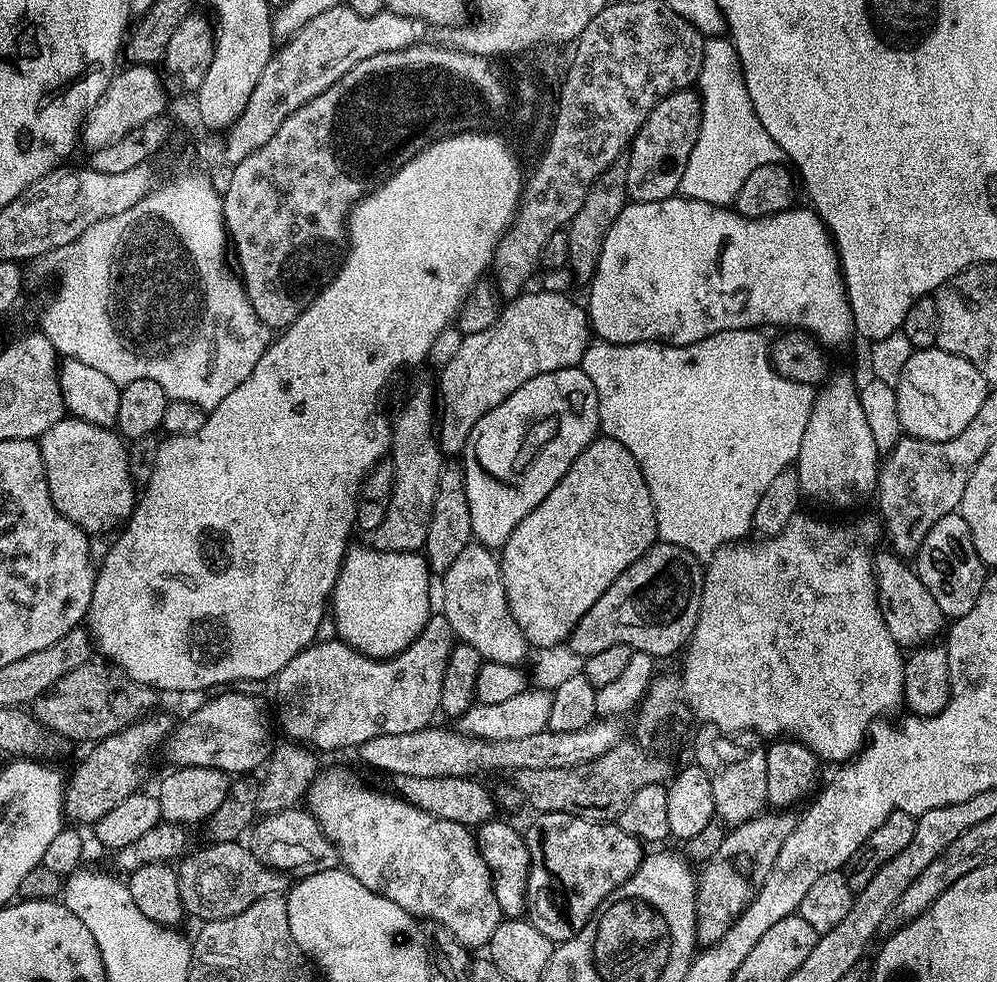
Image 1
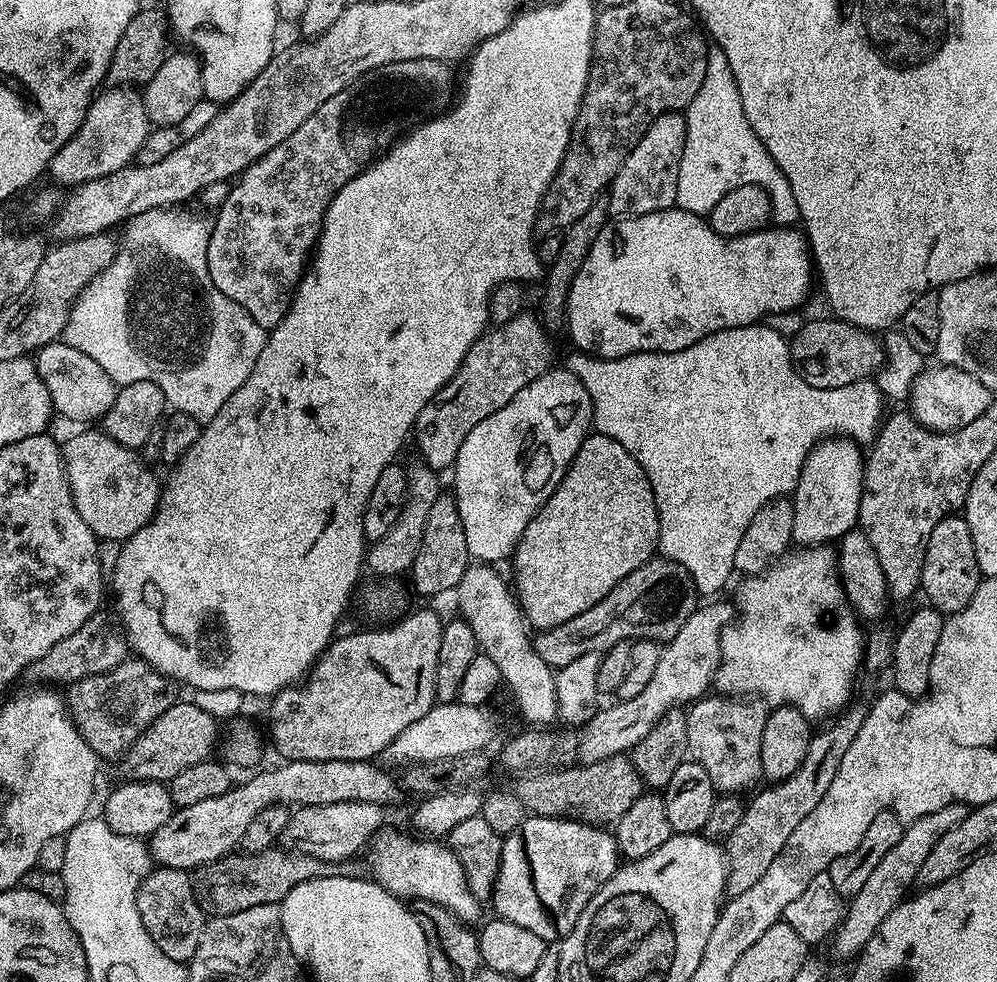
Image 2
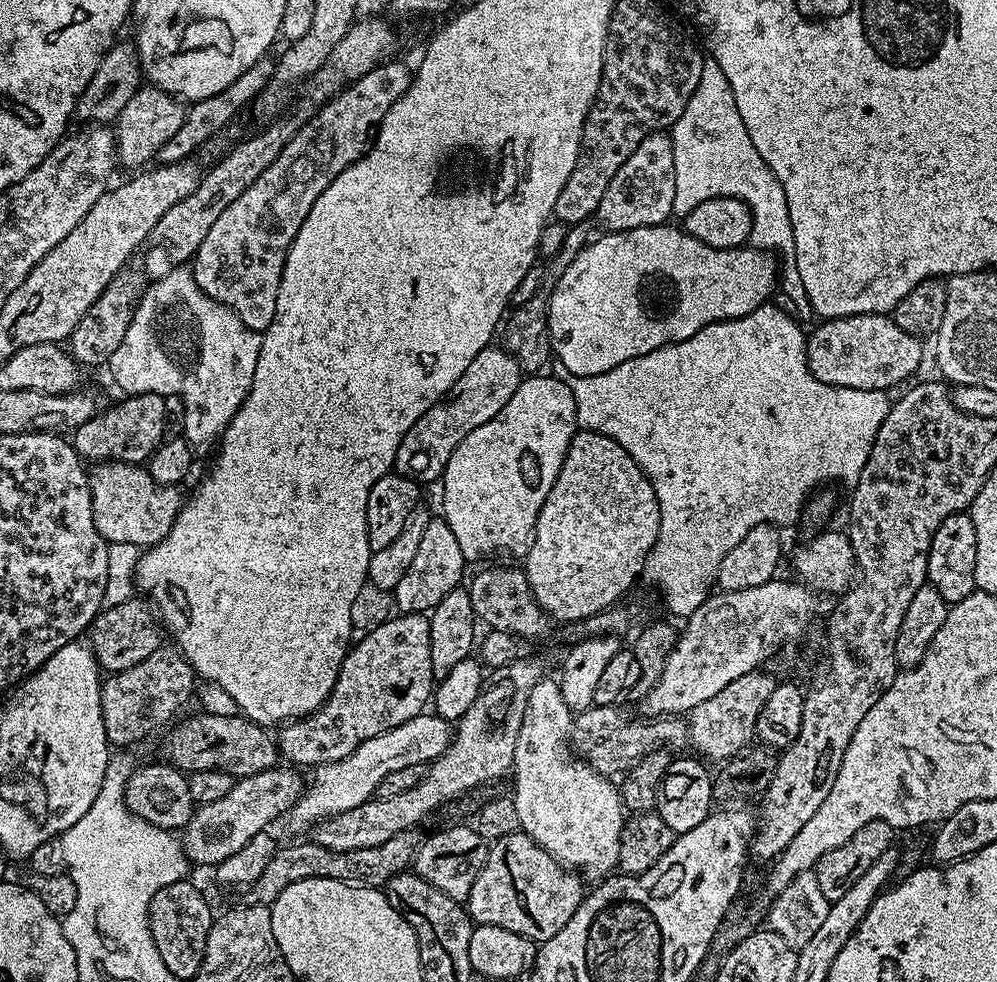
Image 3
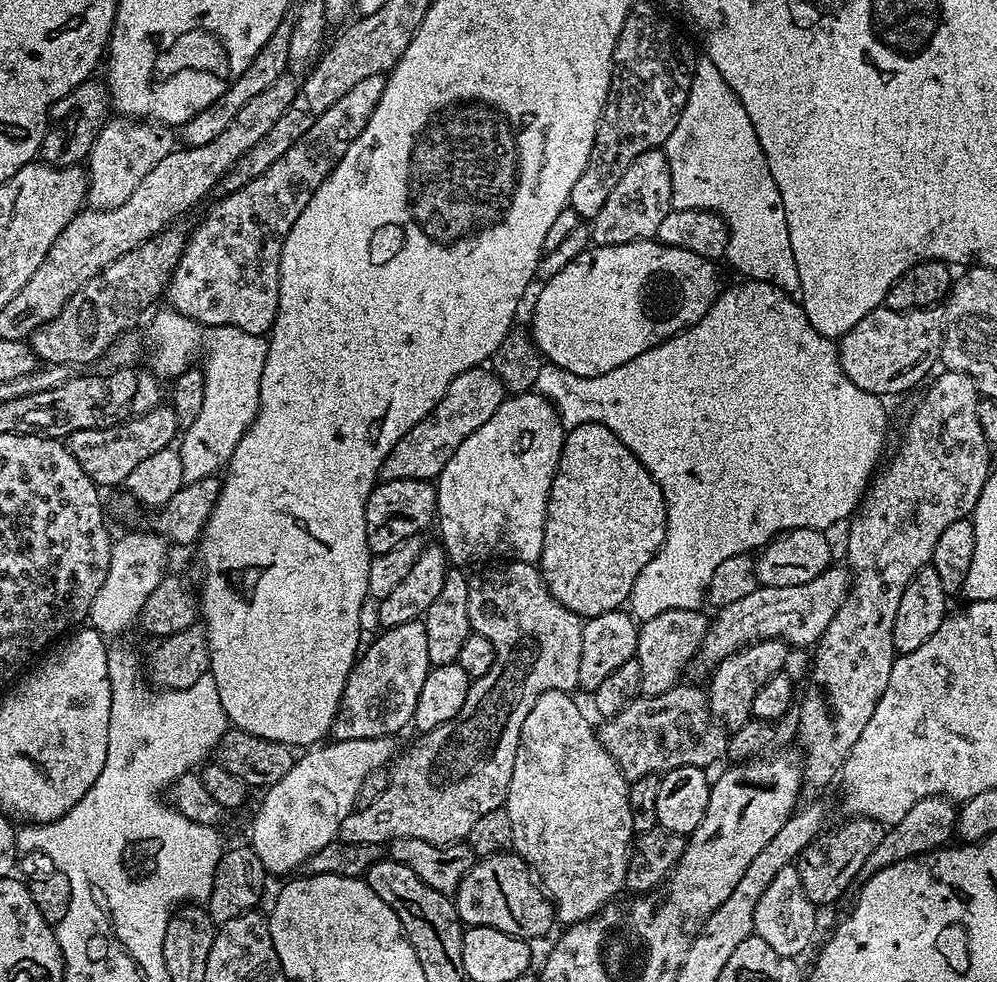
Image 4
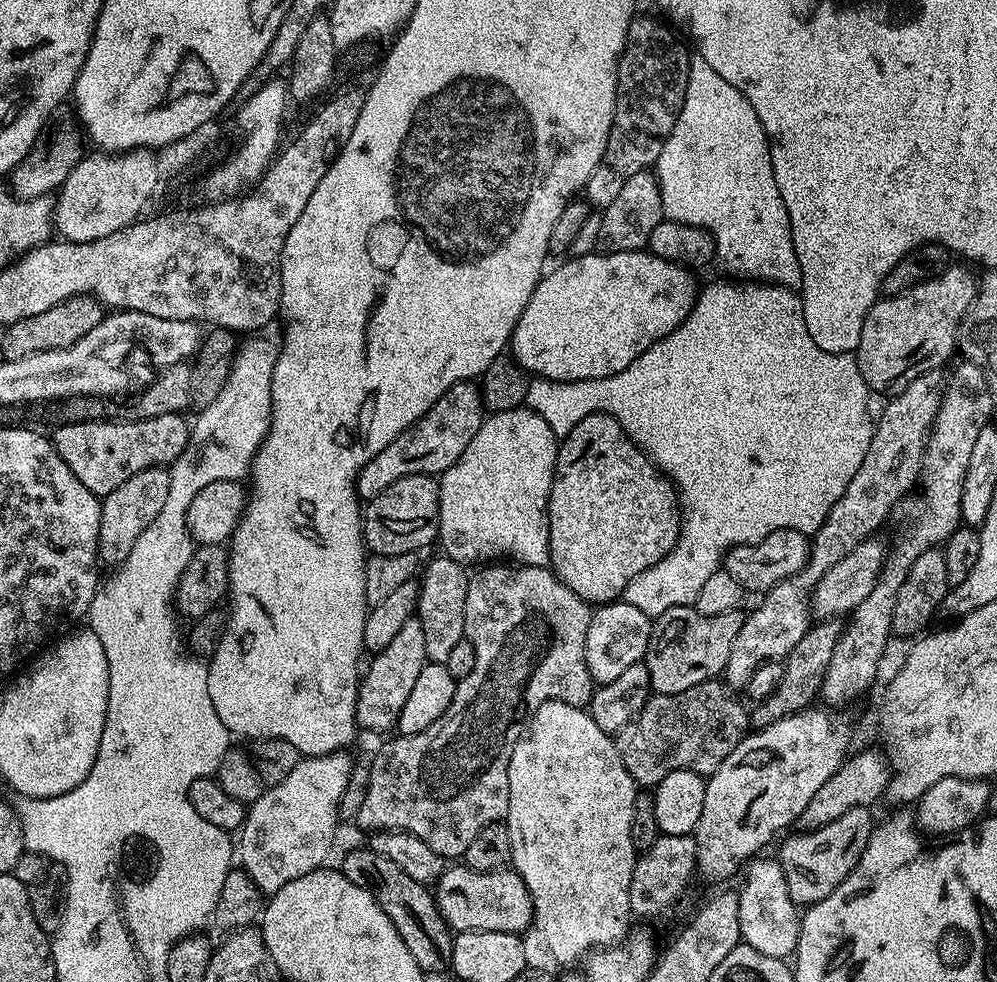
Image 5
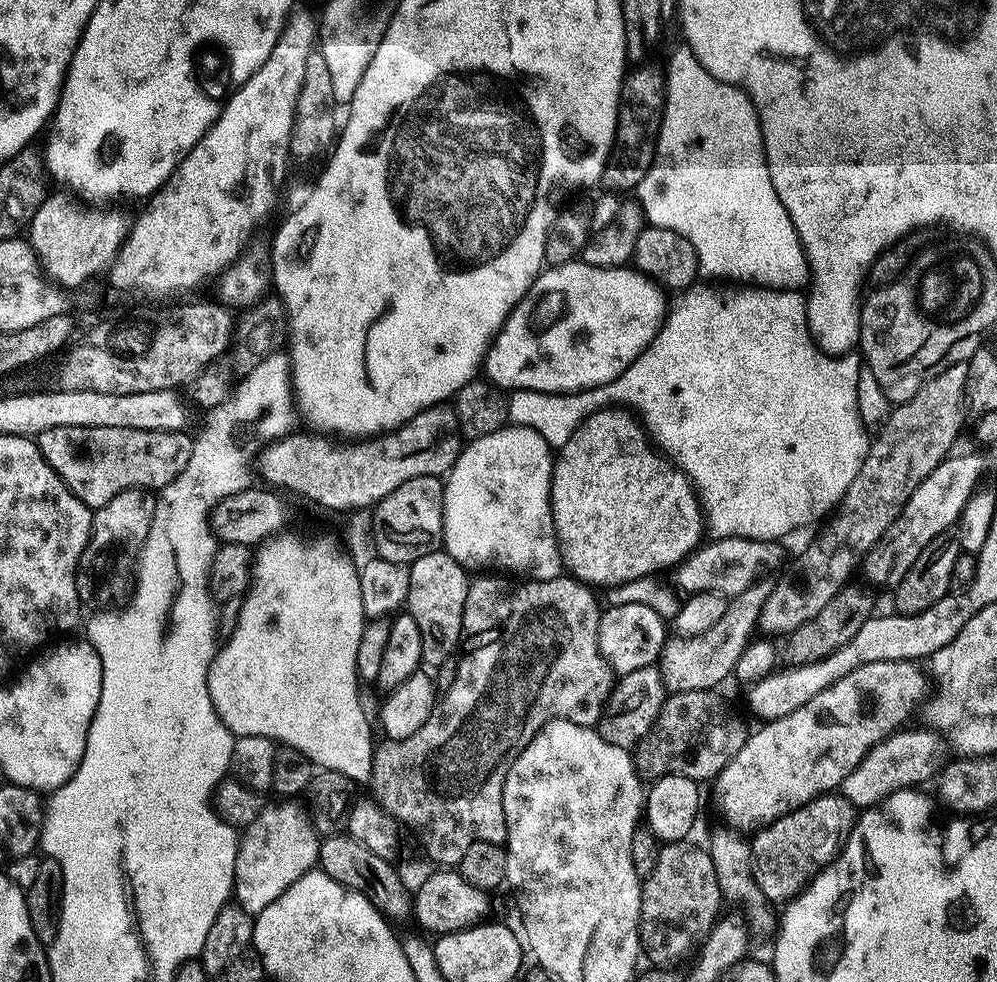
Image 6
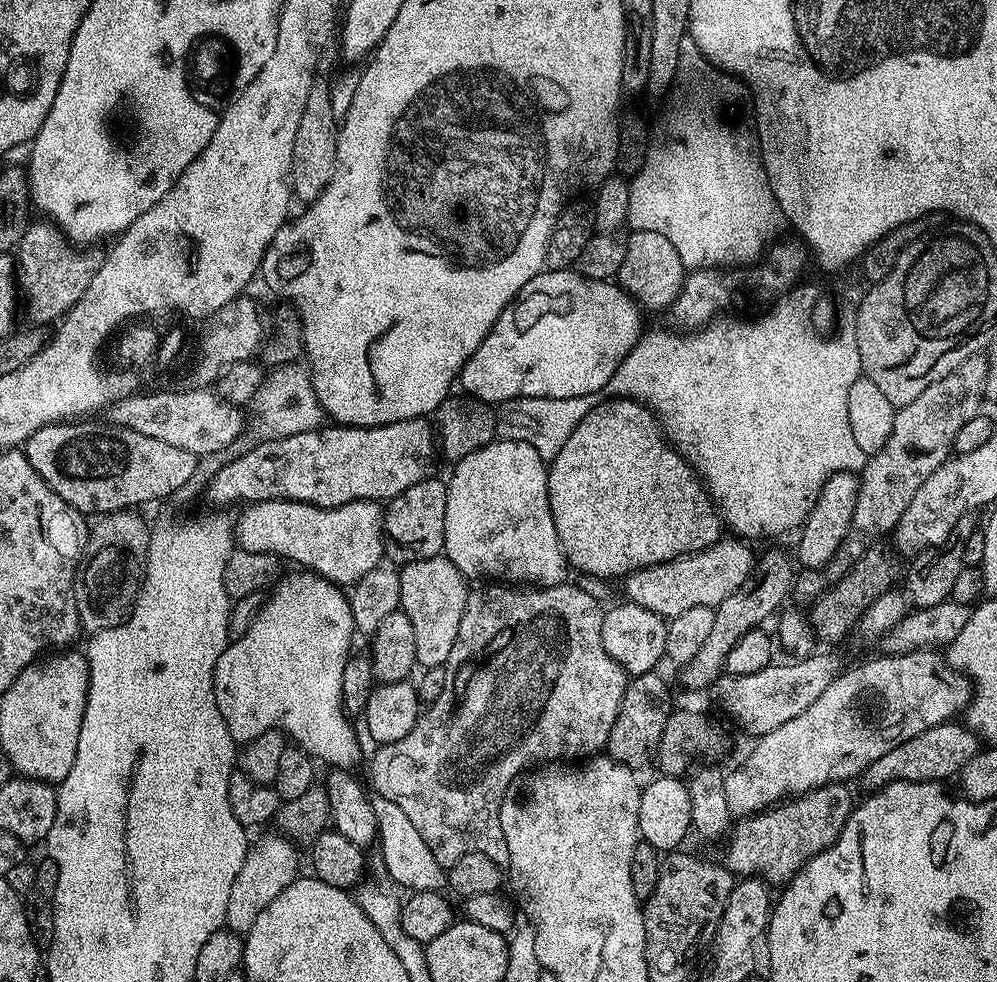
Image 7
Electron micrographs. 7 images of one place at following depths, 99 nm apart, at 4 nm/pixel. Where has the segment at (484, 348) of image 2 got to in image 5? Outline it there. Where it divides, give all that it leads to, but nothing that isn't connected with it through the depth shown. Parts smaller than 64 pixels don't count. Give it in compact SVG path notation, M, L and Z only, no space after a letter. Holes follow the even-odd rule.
M461 382L456 384L430 410L415 426L407 428L382 454L370 458L366 466L360 468L356 479L356 495L361 501L367 502L376 497L379 492L386 490L398 478L406 478L410 474L422 474L423 476L436 476L443 474L470 446L470 438L478 434L480 425L486 419L484 399L480 396L480 389L475 383Z

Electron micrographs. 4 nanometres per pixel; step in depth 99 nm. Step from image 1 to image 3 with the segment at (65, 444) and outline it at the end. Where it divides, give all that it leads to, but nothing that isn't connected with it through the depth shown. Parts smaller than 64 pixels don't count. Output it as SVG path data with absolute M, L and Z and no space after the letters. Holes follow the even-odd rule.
M105 460L88 472L94 526L109 544L133 544L141 550L162 542L174 526L186 499L174 484L156 484L147 467Z

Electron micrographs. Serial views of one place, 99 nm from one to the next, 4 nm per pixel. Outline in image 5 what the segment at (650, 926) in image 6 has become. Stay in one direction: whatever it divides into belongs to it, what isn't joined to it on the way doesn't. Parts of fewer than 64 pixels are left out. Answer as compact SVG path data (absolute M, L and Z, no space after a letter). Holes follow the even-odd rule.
M661 835L645 852L639 853L630 882L632 916L664 916L680 900L696 871L696 837Z

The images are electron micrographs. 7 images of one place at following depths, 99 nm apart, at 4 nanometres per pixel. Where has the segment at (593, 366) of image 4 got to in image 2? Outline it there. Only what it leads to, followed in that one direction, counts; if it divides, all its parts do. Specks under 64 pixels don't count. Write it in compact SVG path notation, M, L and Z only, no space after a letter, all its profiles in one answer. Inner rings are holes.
M673 206L641 216L626 216L605 225L595 238L593 245L590 246L589 253L586 254L585 261L582 262L582 266L575 274L573 284L570 286L566 329L568 328L568 336L572 339L573 346L576 347L573 349L602 360L613 360L639 352L677 352L686 350L686 346L694 346L694 342L698 342L718 330L730 330L738 326L754 324L763 321L767 317L764 316L767 312L788 312L791 308L798 307L807 298L812 284L814 288L812 254L808 250L807 239L799 227L765 226L750 234L723 236L708 225L704 216Z

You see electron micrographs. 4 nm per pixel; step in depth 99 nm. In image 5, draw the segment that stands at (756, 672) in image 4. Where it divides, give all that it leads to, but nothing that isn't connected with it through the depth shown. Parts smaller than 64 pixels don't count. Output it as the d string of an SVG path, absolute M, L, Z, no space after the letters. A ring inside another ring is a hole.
M937 370L922 374L918 378L914 378L914 382L910 382L910 386L906 386L889 399L892 401L885 406L884 413L875 421L872 441L866 450L866 458L862 458L862 466L858 466L858 470L854 470L854 478L850 478L842 498L838 498L838 502L834 502L830 514L824 519L823 526L811 537L808 560L804 563L804 569L774 585L761 599L764 601L752 613L750 611L747 613L742 630L738 630L738 638L734 638L730 658L722 673L723 679L733 689L743 689L747 685L750 674L754 674L754 670L758 670L758 666L762 666L767 660L783 661L784 657L790 654L790 650L794 650L794 642L799 642L802 634L806 634L809 630L810 597L812 589L816 587L822 574L826 574L826 570L830 570L830 566L834 566L834 562L842 562L842 558L846 558L846 554L850 554L850 550L857 548L863 540L879 533L876 531L883 526L884 519L892 512L892 507L907 494L911 487L913 489L917 485L924 448L928 444L928 435L932 433L932 423L944 400L946 376L945 373L944 376L942 373L943 371Z

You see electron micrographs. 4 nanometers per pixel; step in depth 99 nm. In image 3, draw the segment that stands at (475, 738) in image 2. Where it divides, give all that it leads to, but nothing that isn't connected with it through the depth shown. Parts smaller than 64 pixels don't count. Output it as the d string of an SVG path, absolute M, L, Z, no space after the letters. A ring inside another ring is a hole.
M421 714L410 718L410 722L402 722L402 726L394 726L374 738L366 738L349 756L338 762L315 765L313 772L316 773L312 780L310 776L304 793L291 808L293 826L311 829L329 816L337 816L346 810L362 806L375 797L378 782L382 782L386 774L393 770L402 770L405 766L427 765L443 756L453 735L449 721L435 714Z

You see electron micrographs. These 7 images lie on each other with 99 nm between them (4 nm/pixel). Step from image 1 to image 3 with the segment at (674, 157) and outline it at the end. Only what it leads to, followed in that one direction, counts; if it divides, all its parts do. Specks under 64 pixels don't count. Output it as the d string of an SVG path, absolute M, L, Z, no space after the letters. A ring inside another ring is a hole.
M667 131L651 132L638 150L622 162L618 174L610 178L602 202L598 202L594 220L600 223L605 233L634 230L642 226L663 224L673 215L674 206L674 146ZM669 216L669 217L668 217Z

